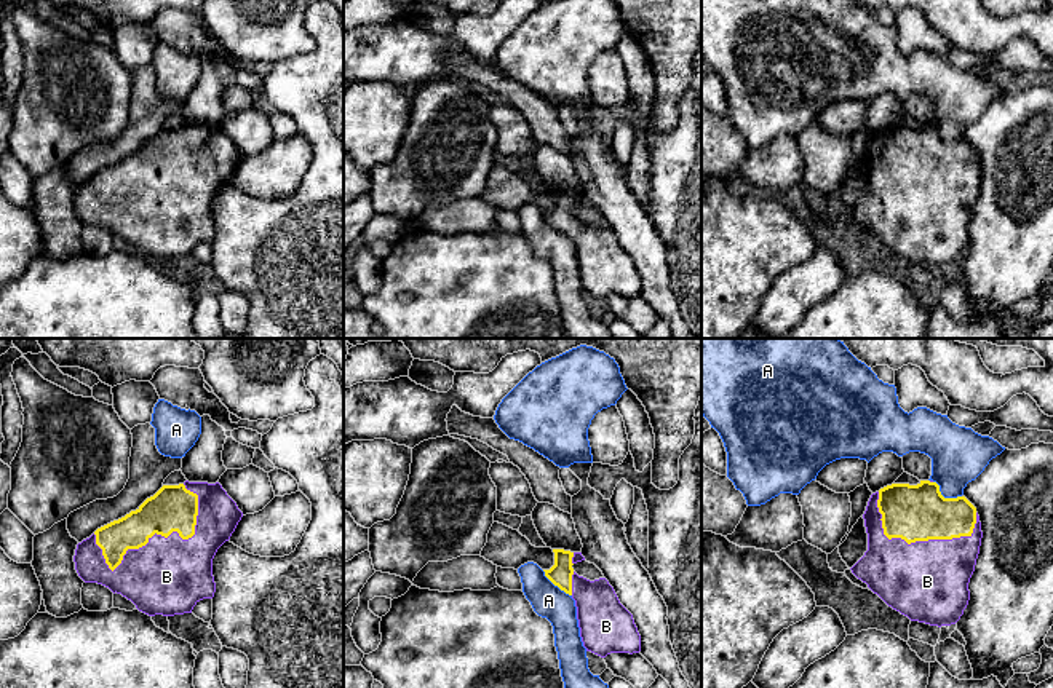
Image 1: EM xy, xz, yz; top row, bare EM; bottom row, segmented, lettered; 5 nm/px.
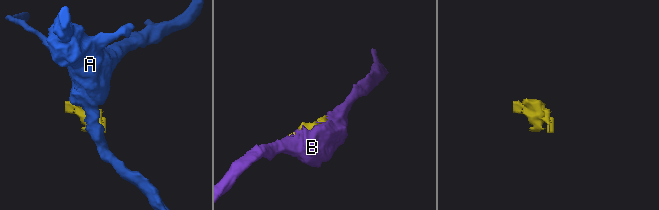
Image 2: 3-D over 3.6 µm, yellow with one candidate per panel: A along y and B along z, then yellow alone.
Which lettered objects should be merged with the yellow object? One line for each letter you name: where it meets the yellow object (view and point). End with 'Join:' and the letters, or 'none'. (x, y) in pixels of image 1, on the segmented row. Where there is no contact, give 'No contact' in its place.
B: Touches yellow at xy (150, 537)
Join: B

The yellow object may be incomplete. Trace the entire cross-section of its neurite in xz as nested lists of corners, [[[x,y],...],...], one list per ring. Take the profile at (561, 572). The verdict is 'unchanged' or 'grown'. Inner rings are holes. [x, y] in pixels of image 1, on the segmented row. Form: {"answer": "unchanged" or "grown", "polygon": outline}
{"answer": "grown", "polygon": [[[553,549],[553,552],[554,565],[550,570],[543,570],[545,576],[575,600],[580,637],[586,651],[601,658],[606,658],[610,653],[639,653],[641,635],[633,615],[620,603],[609,581],[606,578],[590,581],[574,571],[572,565],[585,560],[582,552],[564,549]]]}

